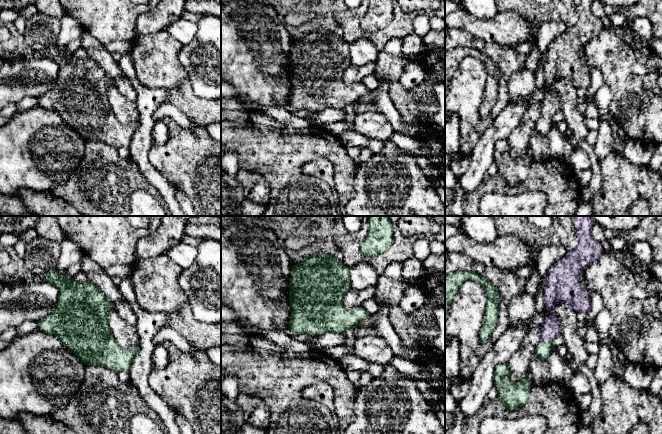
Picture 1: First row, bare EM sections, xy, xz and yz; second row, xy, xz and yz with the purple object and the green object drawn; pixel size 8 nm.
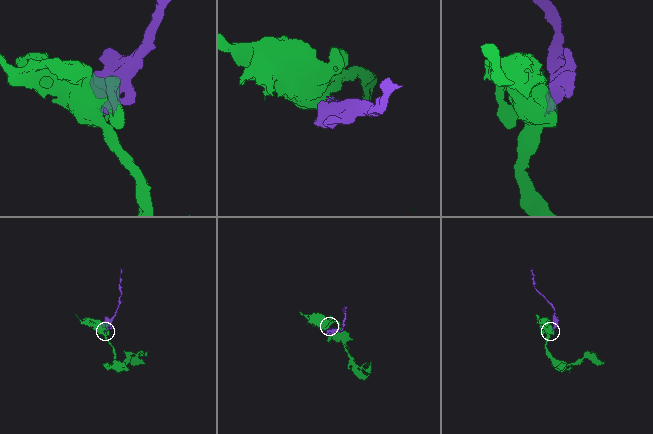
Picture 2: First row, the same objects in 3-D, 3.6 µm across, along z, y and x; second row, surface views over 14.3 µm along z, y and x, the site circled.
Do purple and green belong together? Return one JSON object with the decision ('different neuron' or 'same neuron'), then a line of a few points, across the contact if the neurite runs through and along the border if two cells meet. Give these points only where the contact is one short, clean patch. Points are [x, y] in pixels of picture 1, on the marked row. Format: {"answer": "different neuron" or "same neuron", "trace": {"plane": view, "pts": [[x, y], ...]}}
{"answer": "same neuron", "trace": {"plane": "yz", "pts": [[550, 327], [544, 342], [543, 351]]}}

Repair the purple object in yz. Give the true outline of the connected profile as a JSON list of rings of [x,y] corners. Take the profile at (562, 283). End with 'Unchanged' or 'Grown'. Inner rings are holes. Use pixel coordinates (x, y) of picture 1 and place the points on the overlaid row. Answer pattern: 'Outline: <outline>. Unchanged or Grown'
Outline: [[[574,216],[573,222],[578,245],[554,263],[545,277],[545,306],[550,314],[541,323],[541,340],[535,355],[546,361],[555,349],[553,340],[561,335],[560,321],[552,313],[553,307],[558,303],[568,303],[576,312],[588,312],[590,293],[582,287],[580,274],[603,253],[601,243],[591,236],[593,220],[589,216]]]. Grown

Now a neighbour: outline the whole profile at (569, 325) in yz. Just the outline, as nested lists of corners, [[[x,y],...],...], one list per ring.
[[[558,303],[552,313],[558,317],[560,321],[561,336],[564,338],[564,344],[572,359],[568,362],[570,368],[577,372],[581,364],[585,363],[590,354],[586,348],[586,341],[578,335],[579,323],[574,311],[568,303]]]

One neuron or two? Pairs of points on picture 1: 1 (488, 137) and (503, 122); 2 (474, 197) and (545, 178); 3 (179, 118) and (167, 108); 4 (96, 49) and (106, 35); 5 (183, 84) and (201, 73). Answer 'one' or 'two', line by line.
1: one
2: one
3: one
4: two
5: two

